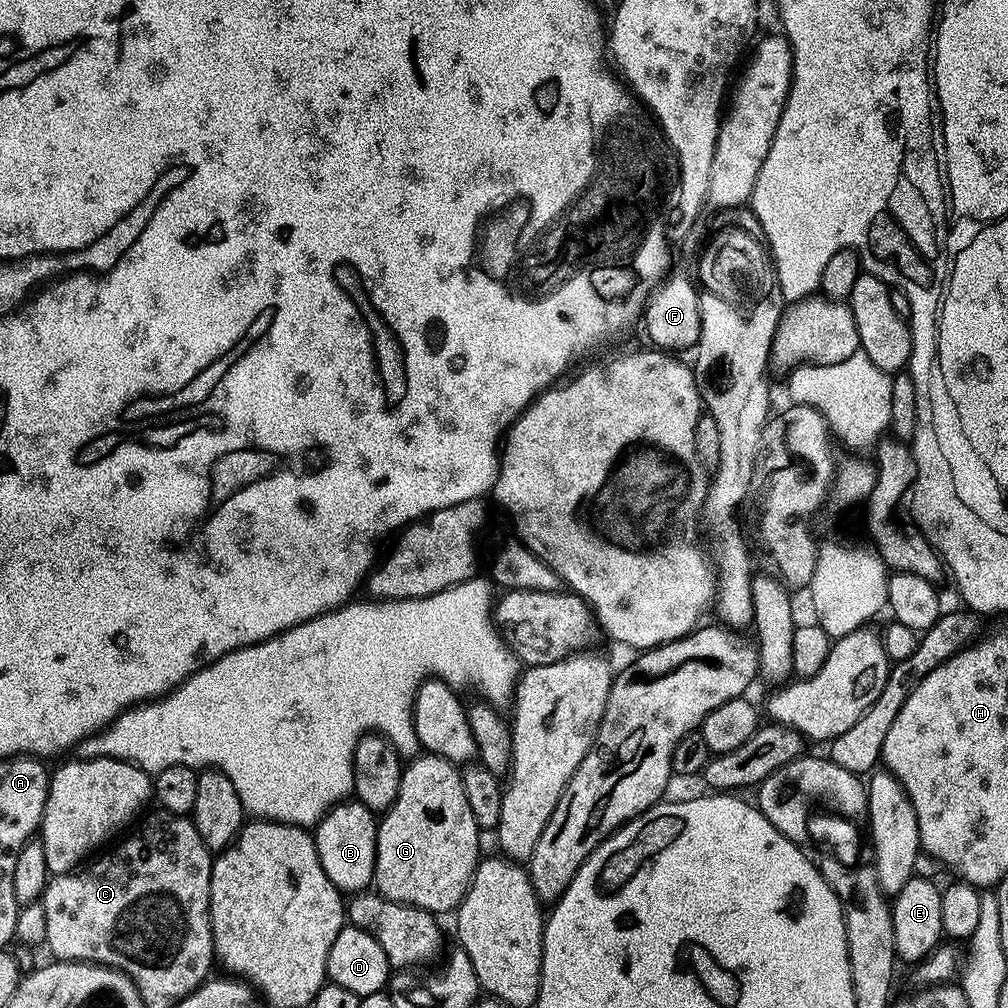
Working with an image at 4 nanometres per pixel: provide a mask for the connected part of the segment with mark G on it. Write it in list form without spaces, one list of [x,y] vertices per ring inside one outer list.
[[[417,754],[403,765],[400,773],[400,785],[398,786],[398,798],[394,798],[392,805],[388,807],[387,812],[379,817],[378,827],[376,829],[376,868],[374,877],[375,891],[386,897],[387,900],[393,900],[399,904],[409,904],[415,908],[425,908],[433,914],[440,912],[451,913],[459,908],[462,898],[472,881],[472,875],[476,873],[476,865],[482,859],[480,853],[480,836],[482,830],[474,822],[474,814],[470,811],[470,805],[466,803],[466,790],[462,790],[461,769],[455,764],[451,764],[446,758],[434,756],[431,754]]]

